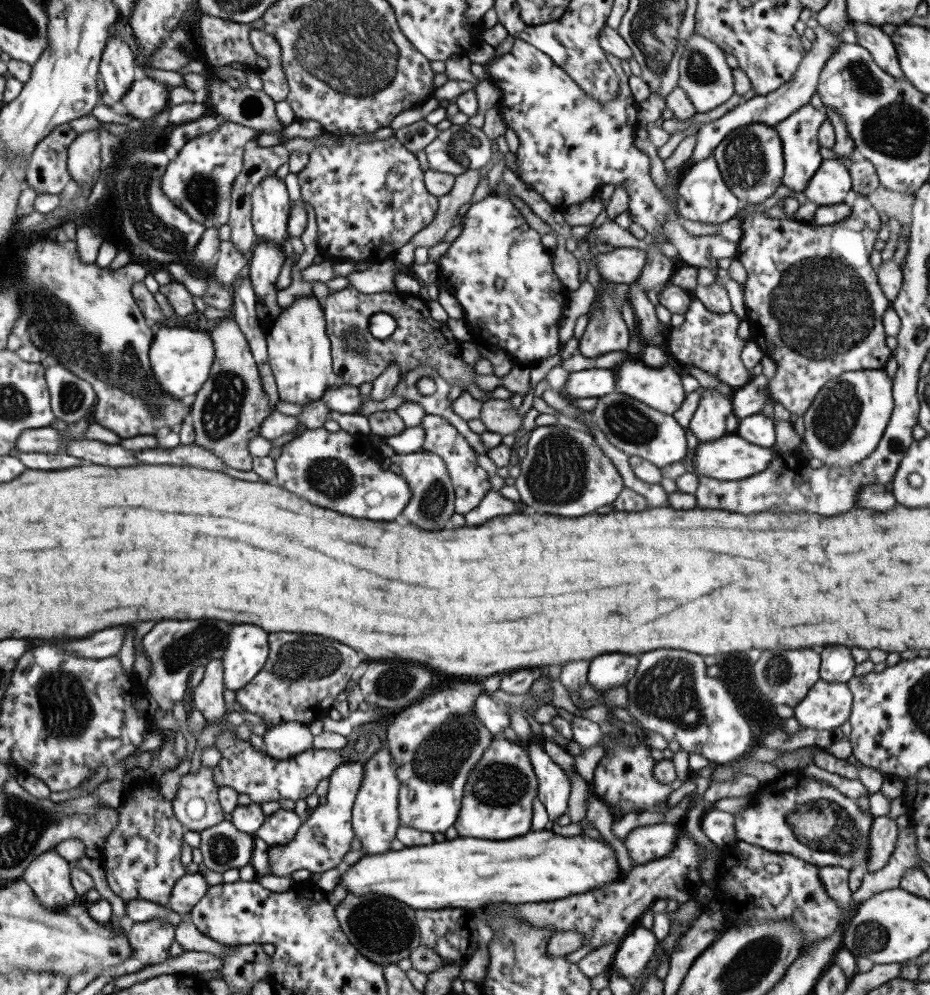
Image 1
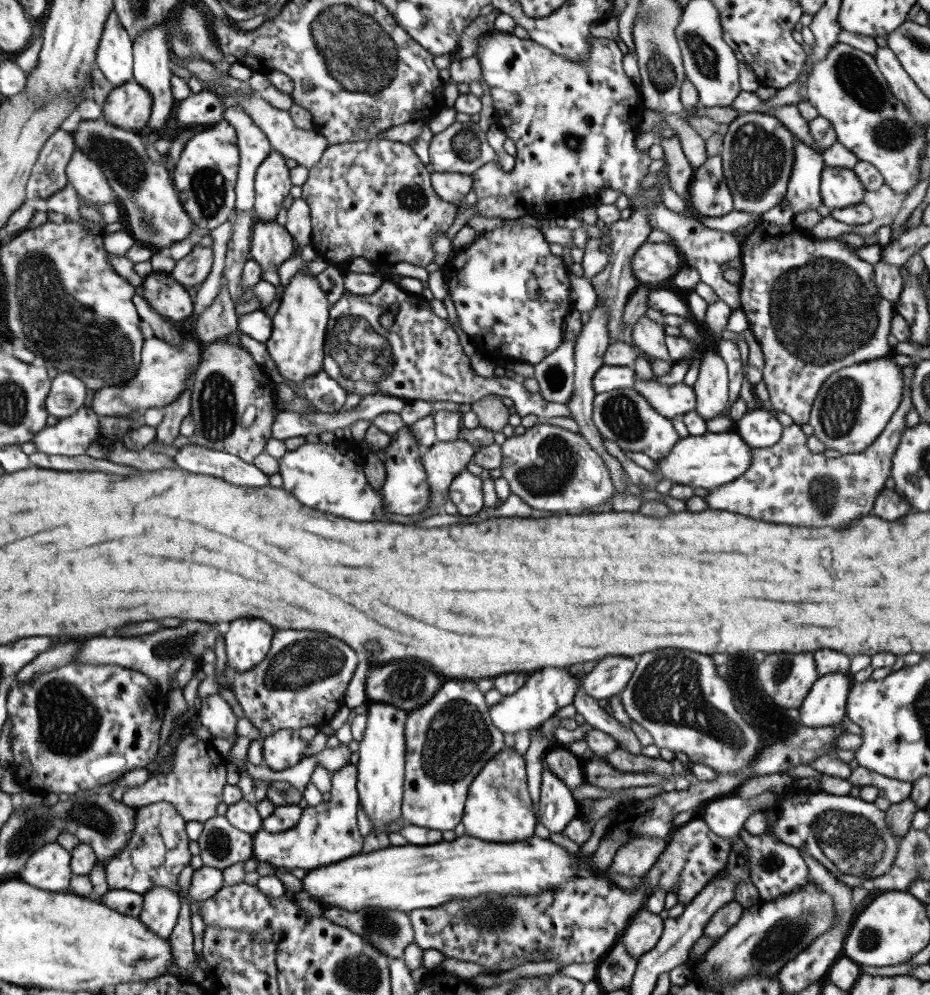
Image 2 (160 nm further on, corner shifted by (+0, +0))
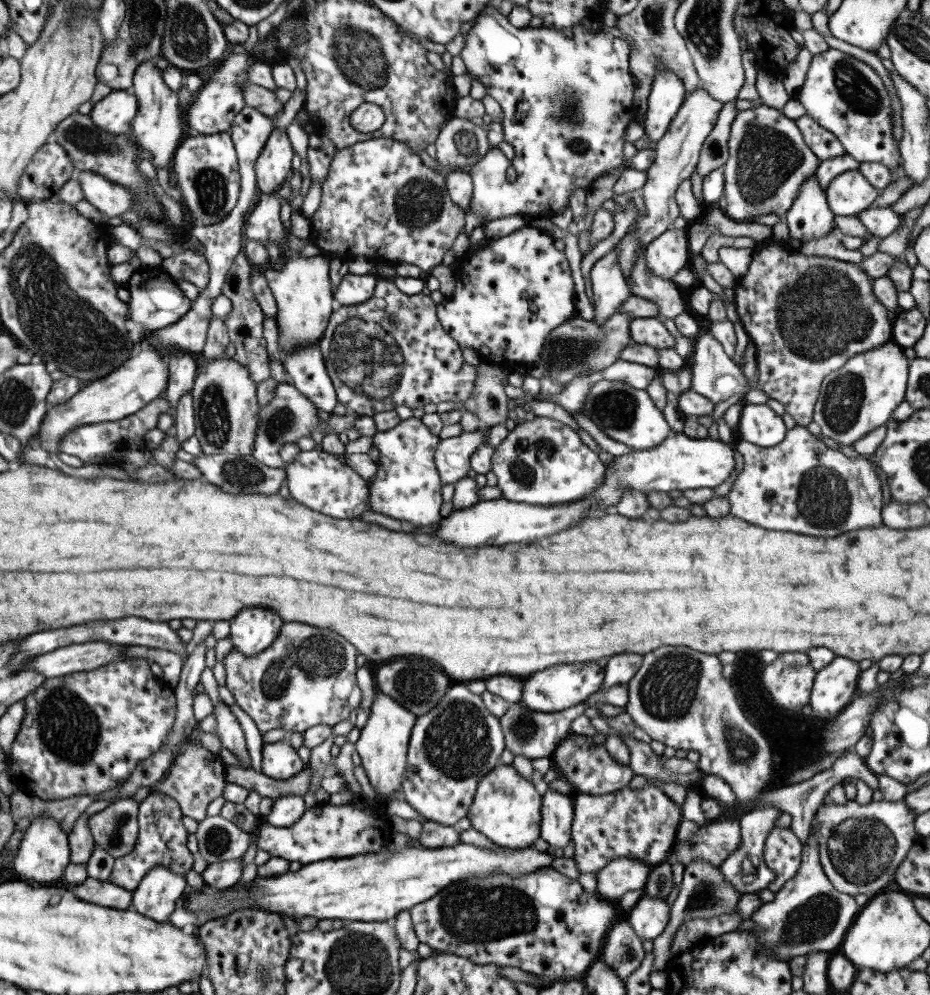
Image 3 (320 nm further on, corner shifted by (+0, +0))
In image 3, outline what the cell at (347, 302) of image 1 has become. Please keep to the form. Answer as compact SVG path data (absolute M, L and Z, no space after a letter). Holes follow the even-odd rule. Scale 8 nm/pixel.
M382 279L377 281L373 294L365 302L361 302L356 305L340 306L337 310L331 311L328 318L327 328L325 328L323 335L318 340L318 345L322 352L322 359L328 377L332 382L336 394L336 401L339 402L339 404L343 404L343 406L347 408L348 412L356 412L357 414L371 417L378 412L394 410L394 408L400 404L404 404L407 408L412 409L422 408L422 406L429 404L429 402L433 402L433 404L437 404L437 402L463 402L466 398L469 398L469 395L474 389L476 367L463 361L460 346L457 345L451 337L449 337L447 332L443 331L443 327L441 327L441 324L436 317L436 304L421 293L414 298L403 294L394 285L391 279ZM391 315L393 318L397 319L393 320L393 323L389 323L387 320L387 316Z

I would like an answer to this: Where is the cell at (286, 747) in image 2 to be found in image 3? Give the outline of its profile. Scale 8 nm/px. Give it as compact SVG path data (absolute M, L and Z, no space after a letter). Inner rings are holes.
M288 740L264 744L261 756L259 772L272 779L285 780L305 768Z

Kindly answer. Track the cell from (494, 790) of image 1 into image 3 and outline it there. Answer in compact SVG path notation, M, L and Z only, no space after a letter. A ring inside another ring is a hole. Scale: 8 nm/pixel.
M499 762L477 783L466 817L471 827L499 848L527 848L540 837L541 797L534 786L510 764Z

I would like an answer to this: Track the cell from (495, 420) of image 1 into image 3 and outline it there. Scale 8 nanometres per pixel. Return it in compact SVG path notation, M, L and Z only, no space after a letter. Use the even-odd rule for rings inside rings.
M481 361L476 366L473 392L462 402L463 410L474 414L487 428L495 424L504 424L507 418L509 399L503 391L501 380L508 373L498 365Z

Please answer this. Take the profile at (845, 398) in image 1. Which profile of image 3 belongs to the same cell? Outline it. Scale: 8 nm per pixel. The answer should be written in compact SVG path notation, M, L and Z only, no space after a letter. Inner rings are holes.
M889 341L884 345L876 346L875 349L854 354L843 363L840 369L833 370L821 381L818 397L813 407L812 421L818 424L820 433L828 444L852 446L855 440L867 432L877 426L885 426L890 419L891 411L904 400L909 360L903 355L903 351L904 348Z

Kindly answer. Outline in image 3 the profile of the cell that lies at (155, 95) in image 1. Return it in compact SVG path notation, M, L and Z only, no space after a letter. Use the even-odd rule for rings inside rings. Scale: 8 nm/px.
M111 90L92 104L88 115L93 124L109 134L128 134L131 121L137 112L134 95L125 90Z

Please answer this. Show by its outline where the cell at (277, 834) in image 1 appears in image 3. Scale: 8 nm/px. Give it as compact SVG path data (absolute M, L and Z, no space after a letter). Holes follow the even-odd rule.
M284 794L274 799L270 812L262 819L264 824L279 828L288 827L306 812L301 795Z

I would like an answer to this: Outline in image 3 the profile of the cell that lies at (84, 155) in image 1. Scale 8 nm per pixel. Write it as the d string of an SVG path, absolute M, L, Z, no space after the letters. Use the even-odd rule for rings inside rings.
M88 170L75 171L74 175L83 199L107 218L120 217L127 210L133 210L135 200L131 190Z

